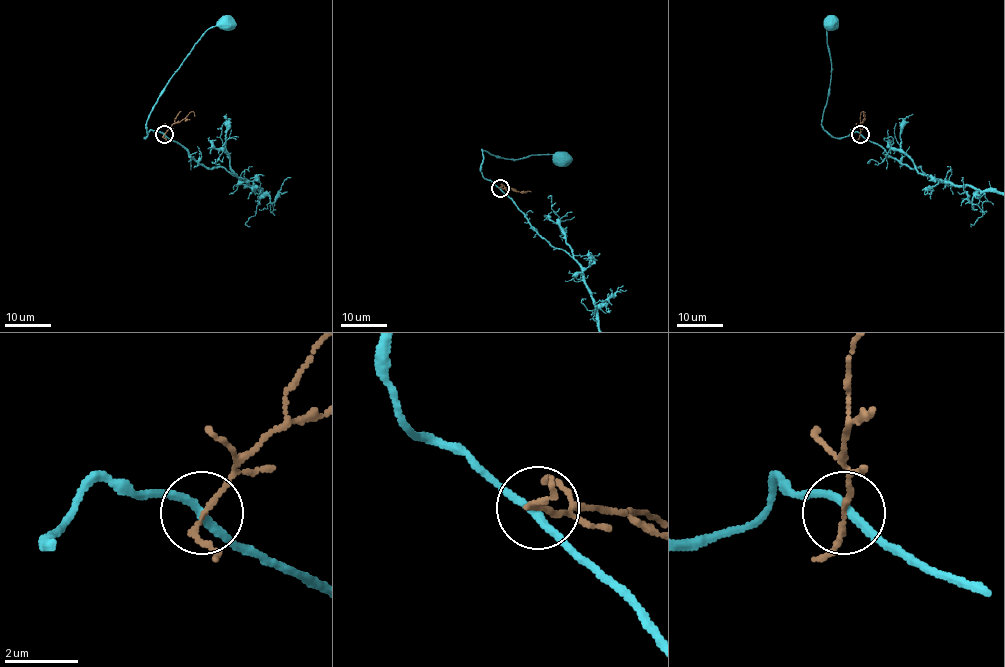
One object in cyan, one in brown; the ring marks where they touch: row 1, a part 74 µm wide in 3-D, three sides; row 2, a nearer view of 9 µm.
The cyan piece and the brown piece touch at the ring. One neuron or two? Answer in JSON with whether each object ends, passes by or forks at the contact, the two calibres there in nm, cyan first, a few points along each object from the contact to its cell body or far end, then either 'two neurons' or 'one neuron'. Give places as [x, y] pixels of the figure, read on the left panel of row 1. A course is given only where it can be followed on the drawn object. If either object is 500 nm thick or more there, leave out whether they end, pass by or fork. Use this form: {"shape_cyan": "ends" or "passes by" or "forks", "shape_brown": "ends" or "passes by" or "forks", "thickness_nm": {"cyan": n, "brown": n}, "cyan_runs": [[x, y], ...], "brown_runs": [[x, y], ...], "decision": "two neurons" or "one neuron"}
{"shape_cyan": "passes by", "shape_brown": "passes by", "thickness_nm": {"cyan": 220, "brown": 120}, "cyan_runs": [[164, 134], [151, 130], [145, 138], [146, 120], [161, 90], [195, 43], [209, 29], [225, 23]], "brown_runs": [[164, 134], [191, 111], [195, 116]], "decision": "two neurons"}

